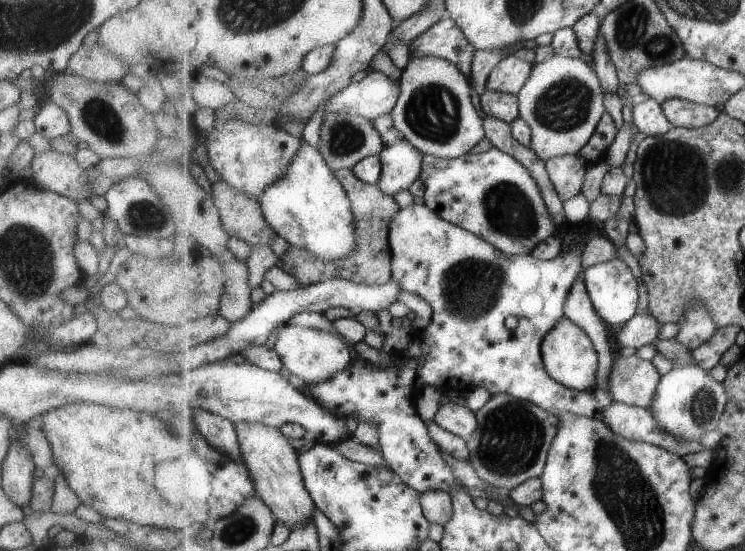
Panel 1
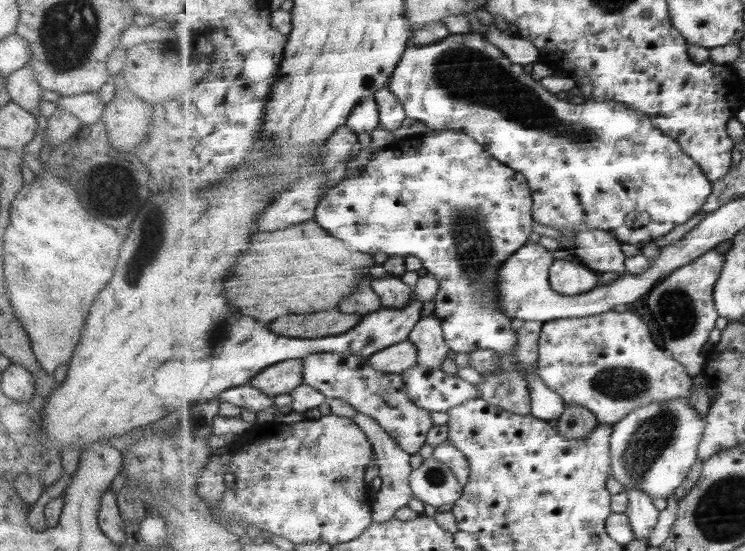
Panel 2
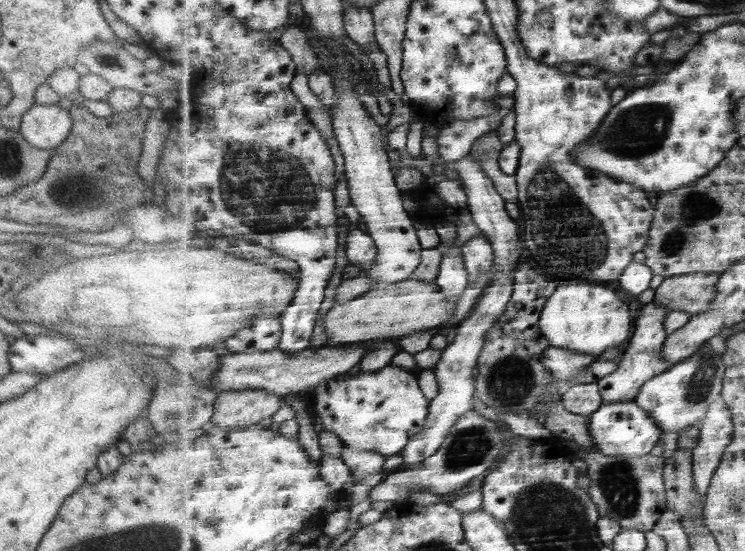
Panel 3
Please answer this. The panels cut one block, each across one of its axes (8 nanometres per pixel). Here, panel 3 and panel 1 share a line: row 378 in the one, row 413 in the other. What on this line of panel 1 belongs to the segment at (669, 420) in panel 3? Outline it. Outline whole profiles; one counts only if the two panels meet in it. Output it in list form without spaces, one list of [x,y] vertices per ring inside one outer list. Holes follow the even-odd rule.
[[[691,360],[662,376],[648,409],[657,419],[658,427],[663,433],[673,435],[678,441],[700,442],[708,432],[720,426],[721,417],[728,403],[726,390],[724,383],[711,376],[711,372],[702,365]]]

